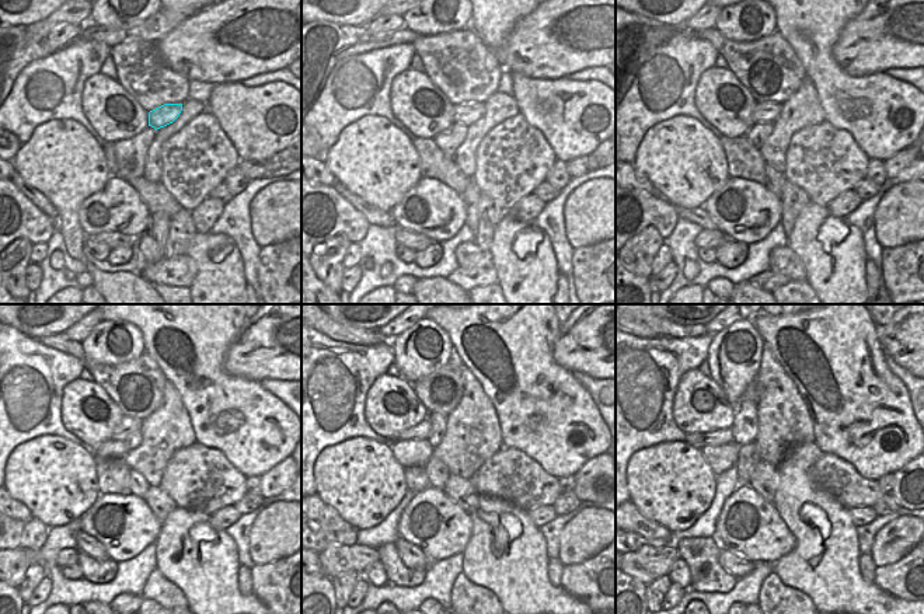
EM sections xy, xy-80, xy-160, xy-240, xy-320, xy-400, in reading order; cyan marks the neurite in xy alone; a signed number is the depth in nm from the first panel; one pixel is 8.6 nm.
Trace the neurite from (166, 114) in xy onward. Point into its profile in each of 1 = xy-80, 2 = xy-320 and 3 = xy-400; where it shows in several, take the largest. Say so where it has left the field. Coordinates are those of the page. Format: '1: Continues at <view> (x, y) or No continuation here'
1: Continues at xy-80 (466, 114)
2: Continues at xy-320 (421, 432)
3: Continues at xy-400 (700, 439)

